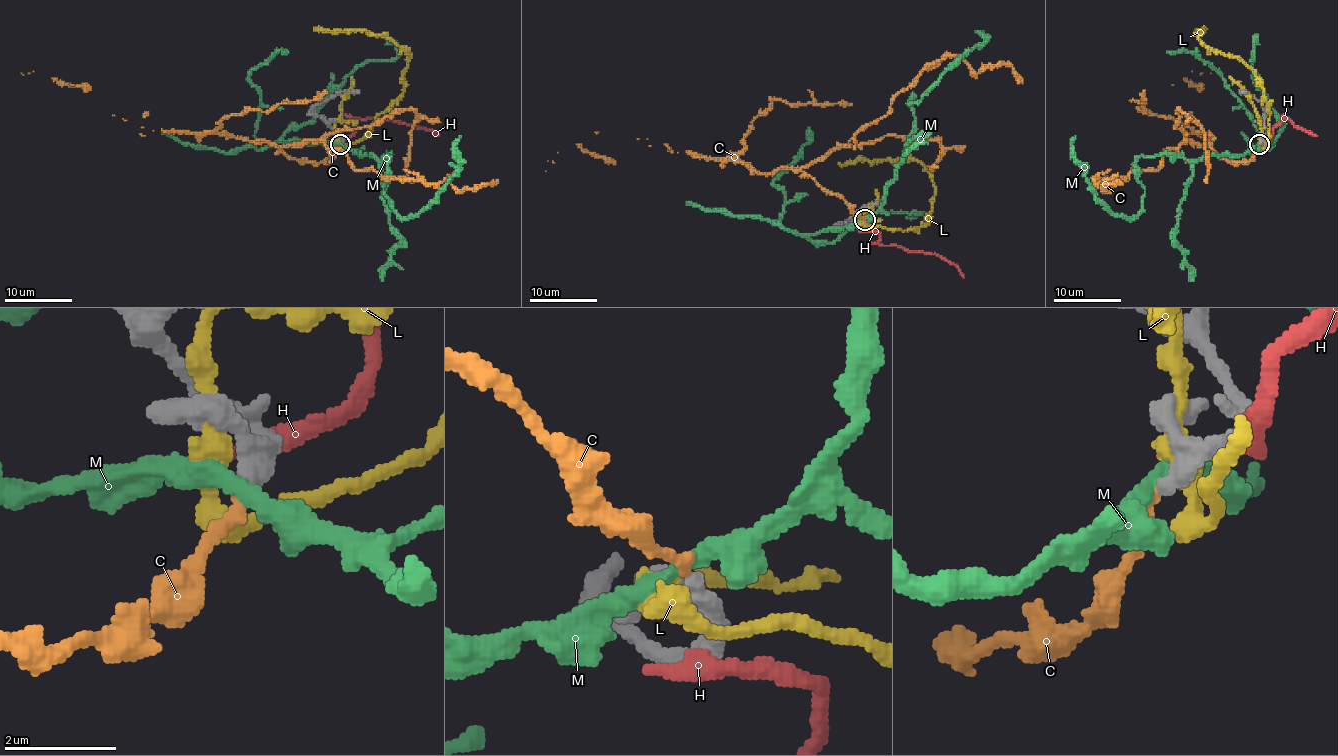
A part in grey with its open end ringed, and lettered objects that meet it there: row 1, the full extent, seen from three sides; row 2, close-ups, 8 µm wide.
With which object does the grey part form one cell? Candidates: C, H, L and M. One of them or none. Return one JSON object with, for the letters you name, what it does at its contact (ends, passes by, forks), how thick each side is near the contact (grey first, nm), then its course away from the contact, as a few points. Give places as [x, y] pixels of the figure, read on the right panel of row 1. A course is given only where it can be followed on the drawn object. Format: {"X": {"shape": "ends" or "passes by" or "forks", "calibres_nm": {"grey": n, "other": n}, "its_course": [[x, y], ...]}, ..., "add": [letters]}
{"add": []}

